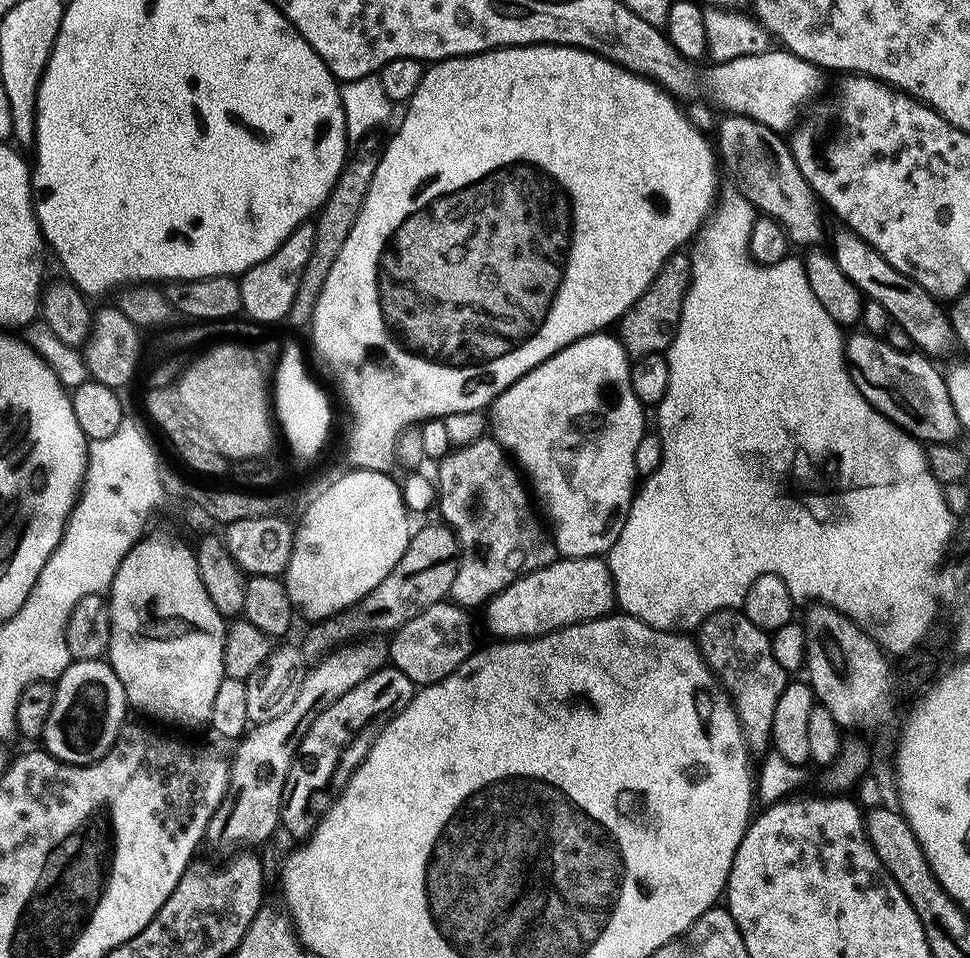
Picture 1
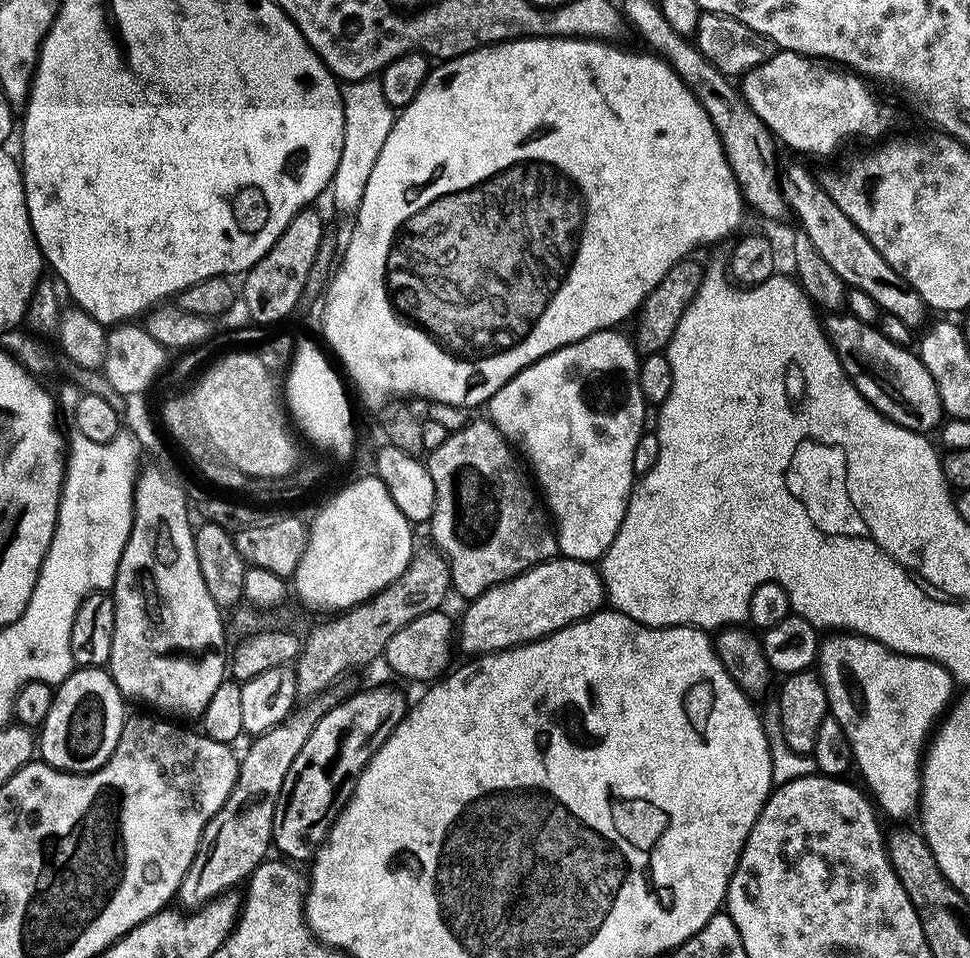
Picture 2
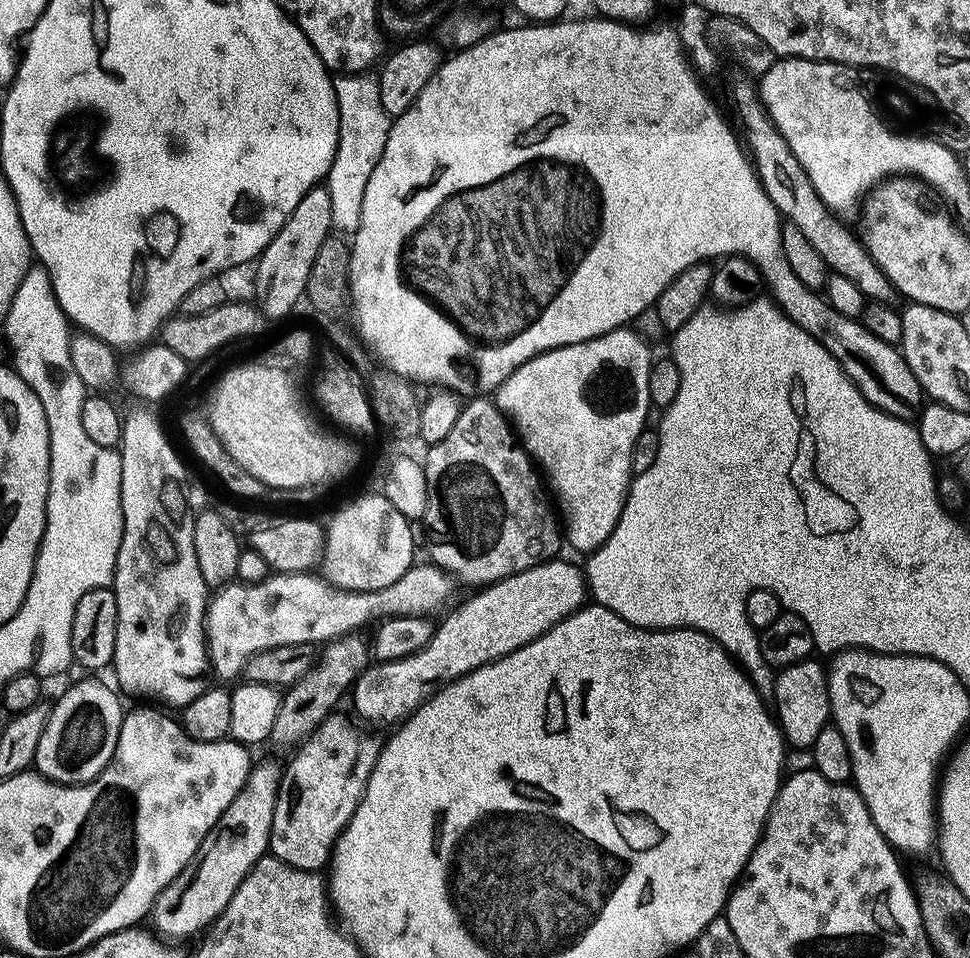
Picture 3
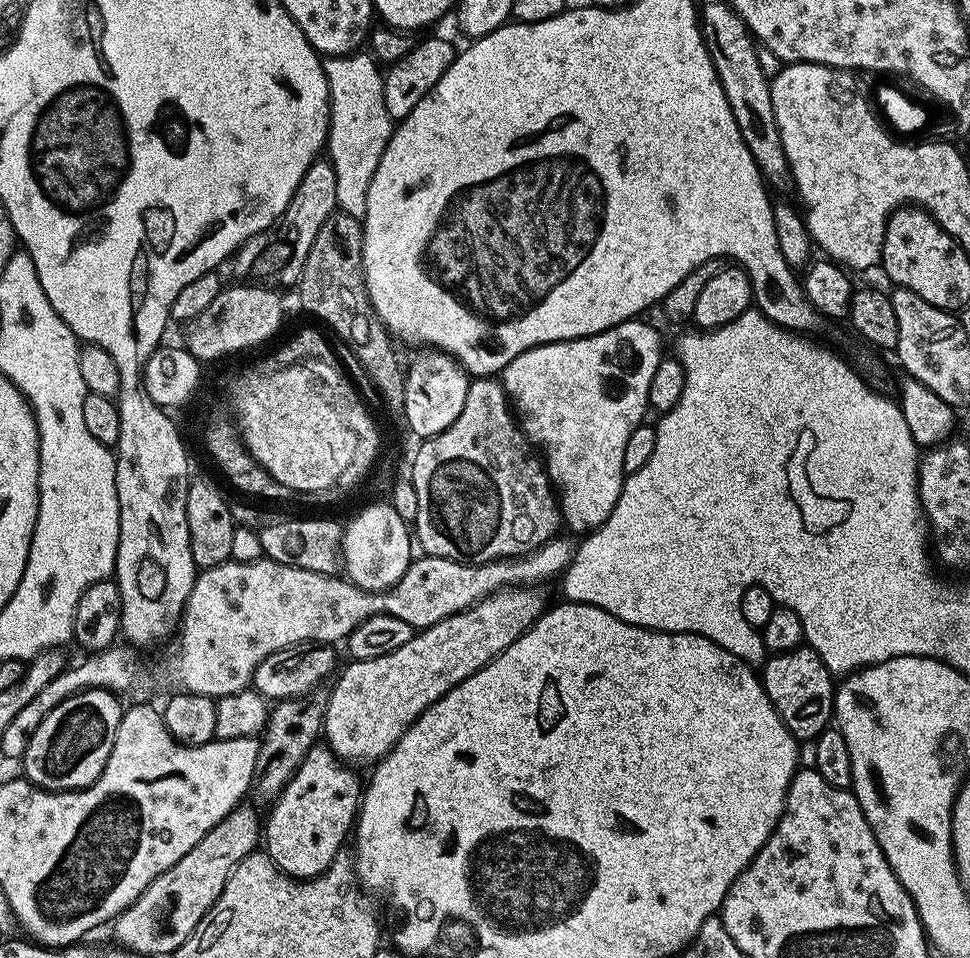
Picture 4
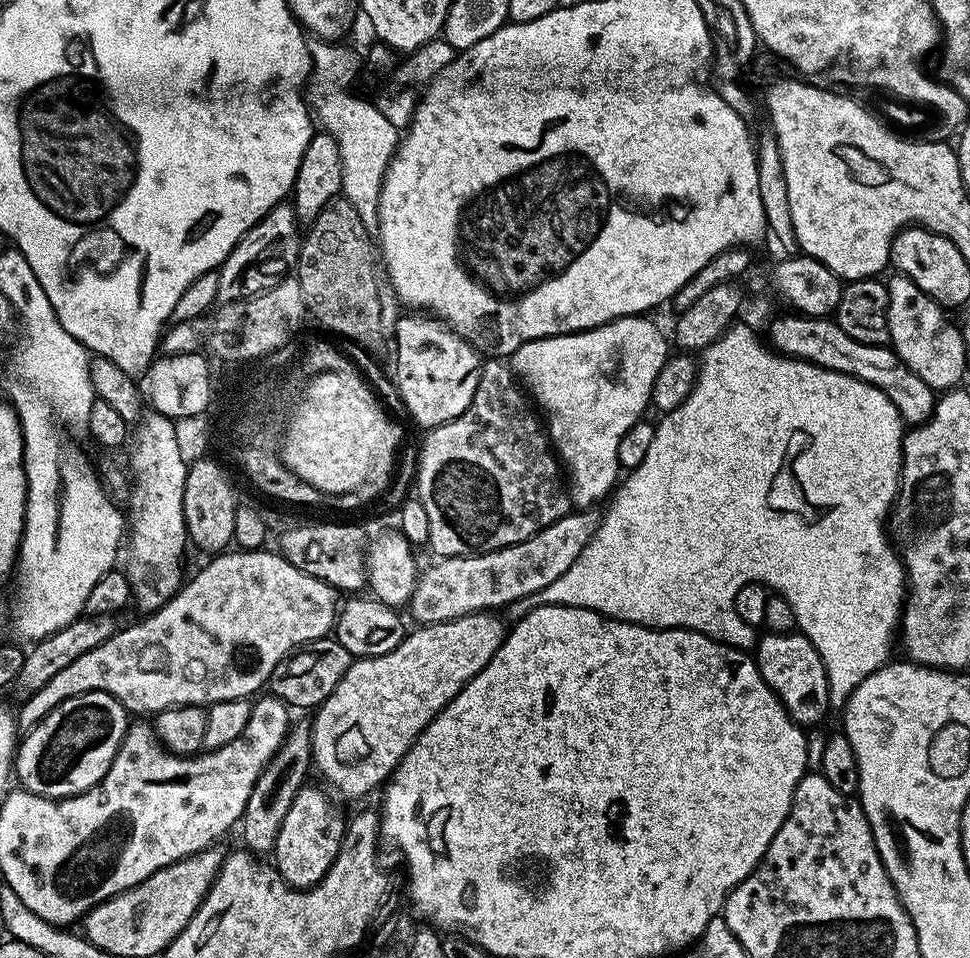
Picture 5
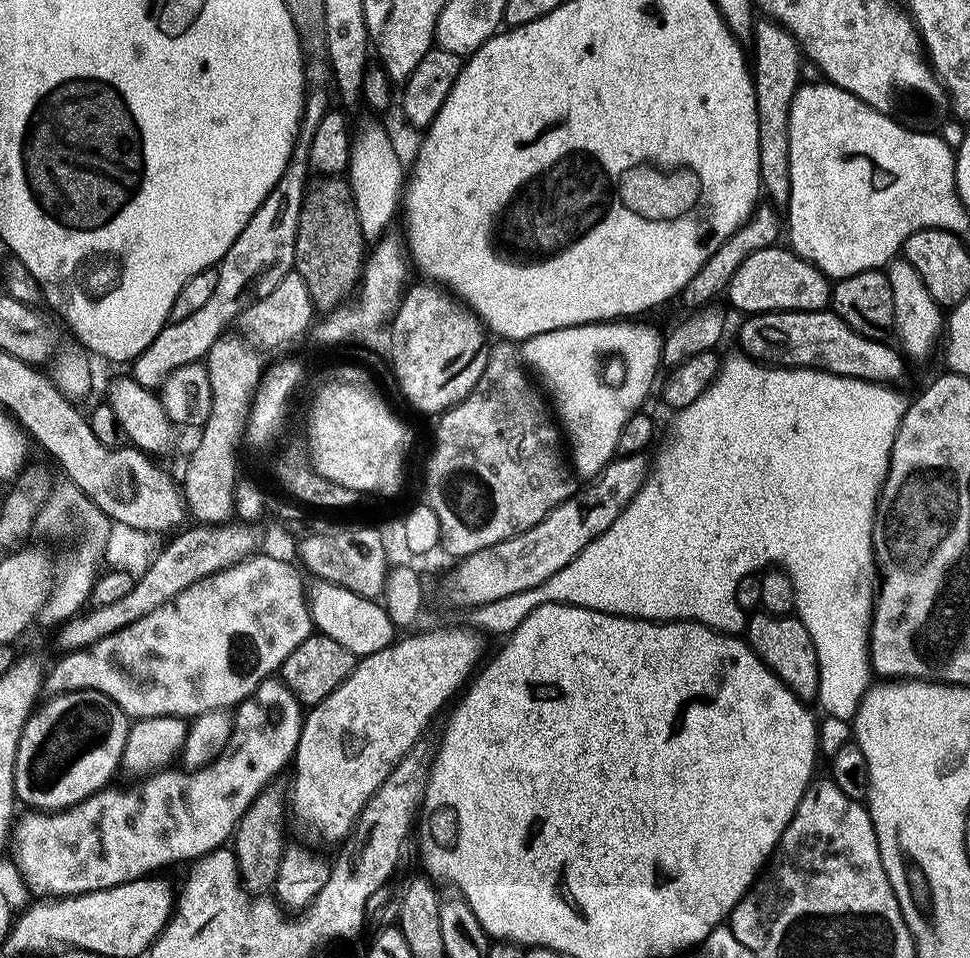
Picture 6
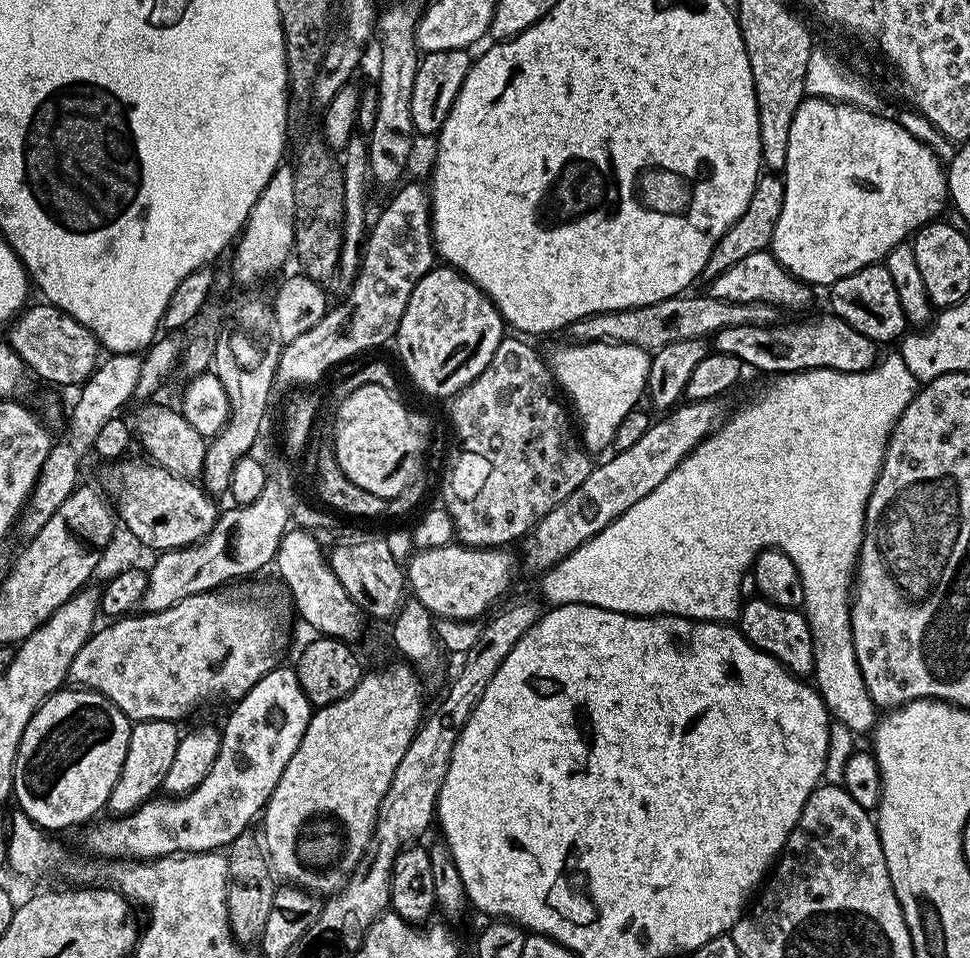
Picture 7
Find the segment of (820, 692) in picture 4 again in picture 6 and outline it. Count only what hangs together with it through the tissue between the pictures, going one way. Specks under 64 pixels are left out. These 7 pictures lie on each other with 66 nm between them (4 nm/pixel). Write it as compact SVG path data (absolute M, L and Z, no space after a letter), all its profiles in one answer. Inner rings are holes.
M759 614L748 624L746 642L752 647L756 657L788 687L798 699L805 702L816 700L818 694L818 654L810 638L810 630L800 621L800 617L770 616Z

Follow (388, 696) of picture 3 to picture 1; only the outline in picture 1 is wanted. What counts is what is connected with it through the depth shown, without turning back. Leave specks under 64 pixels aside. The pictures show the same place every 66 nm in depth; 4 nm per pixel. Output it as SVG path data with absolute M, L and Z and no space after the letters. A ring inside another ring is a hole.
M598 556L558 558L528 576L520 576L483 609L496 638L535 638L559 628L607 616L617 607L616 583L607 559Z

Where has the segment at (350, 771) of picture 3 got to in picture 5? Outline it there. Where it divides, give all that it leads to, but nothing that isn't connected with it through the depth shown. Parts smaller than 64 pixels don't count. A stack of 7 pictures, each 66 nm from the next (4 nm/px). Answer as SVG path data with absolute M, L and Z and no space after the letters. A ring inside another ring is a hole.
M300 788L294 802L290 802L290 810L286 810L286 818L280 823L274 867L291 888L313 888L330 870L344 837L346 816L332 805L331 798L323 792L325 789L320 788Z

